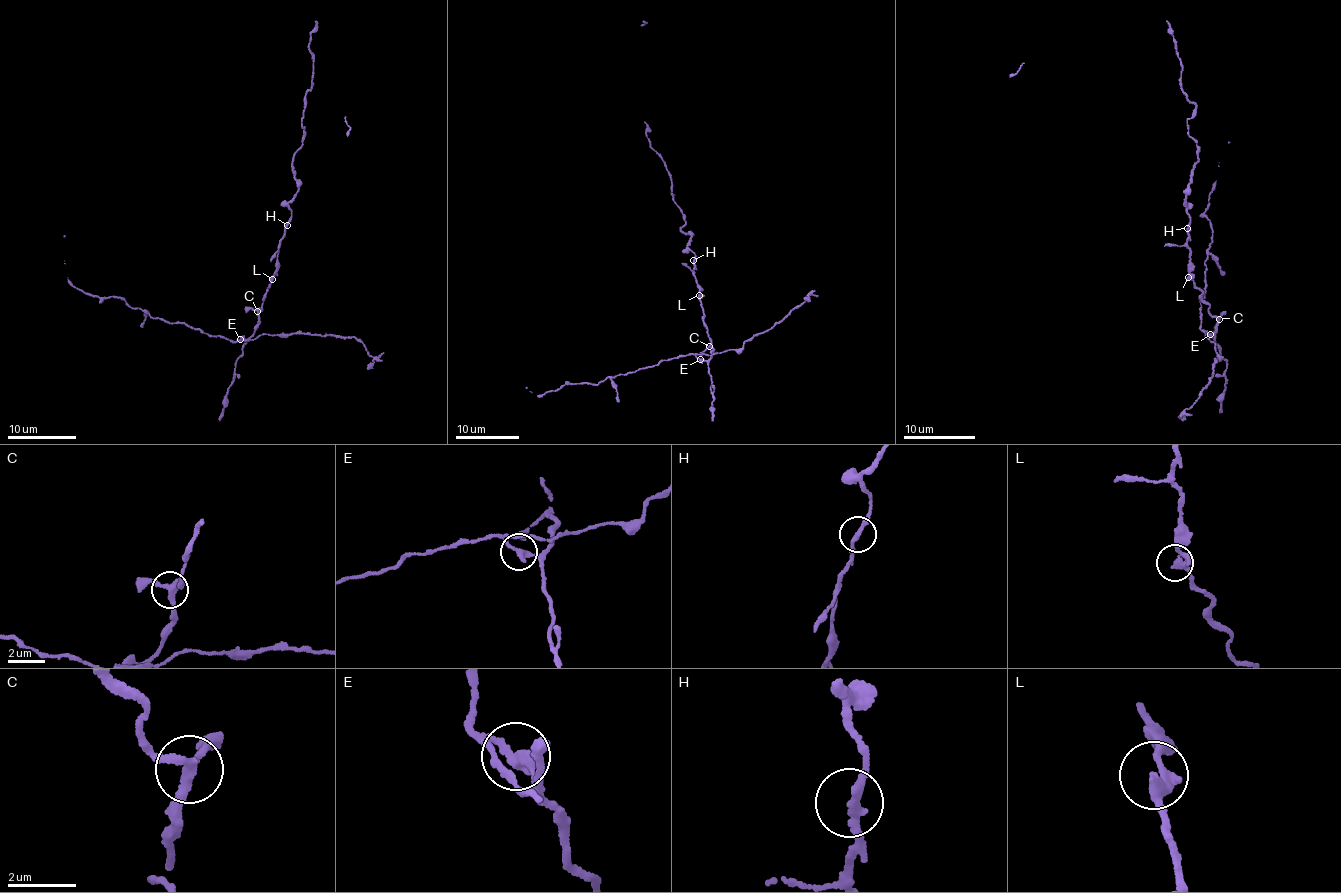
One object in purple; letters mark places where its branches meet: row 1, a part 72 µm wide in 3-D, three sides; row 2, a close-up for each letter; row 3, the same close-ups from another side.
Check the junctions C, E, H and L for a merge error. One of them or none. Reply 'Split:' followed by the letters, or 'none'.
Split: E

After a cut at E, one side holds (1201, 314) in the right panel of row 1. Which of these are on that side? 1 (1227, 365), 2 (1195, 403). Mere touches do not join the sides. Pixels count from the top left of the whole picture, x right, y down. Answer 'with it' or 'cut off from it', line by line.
1: cut off from it
2: with it

